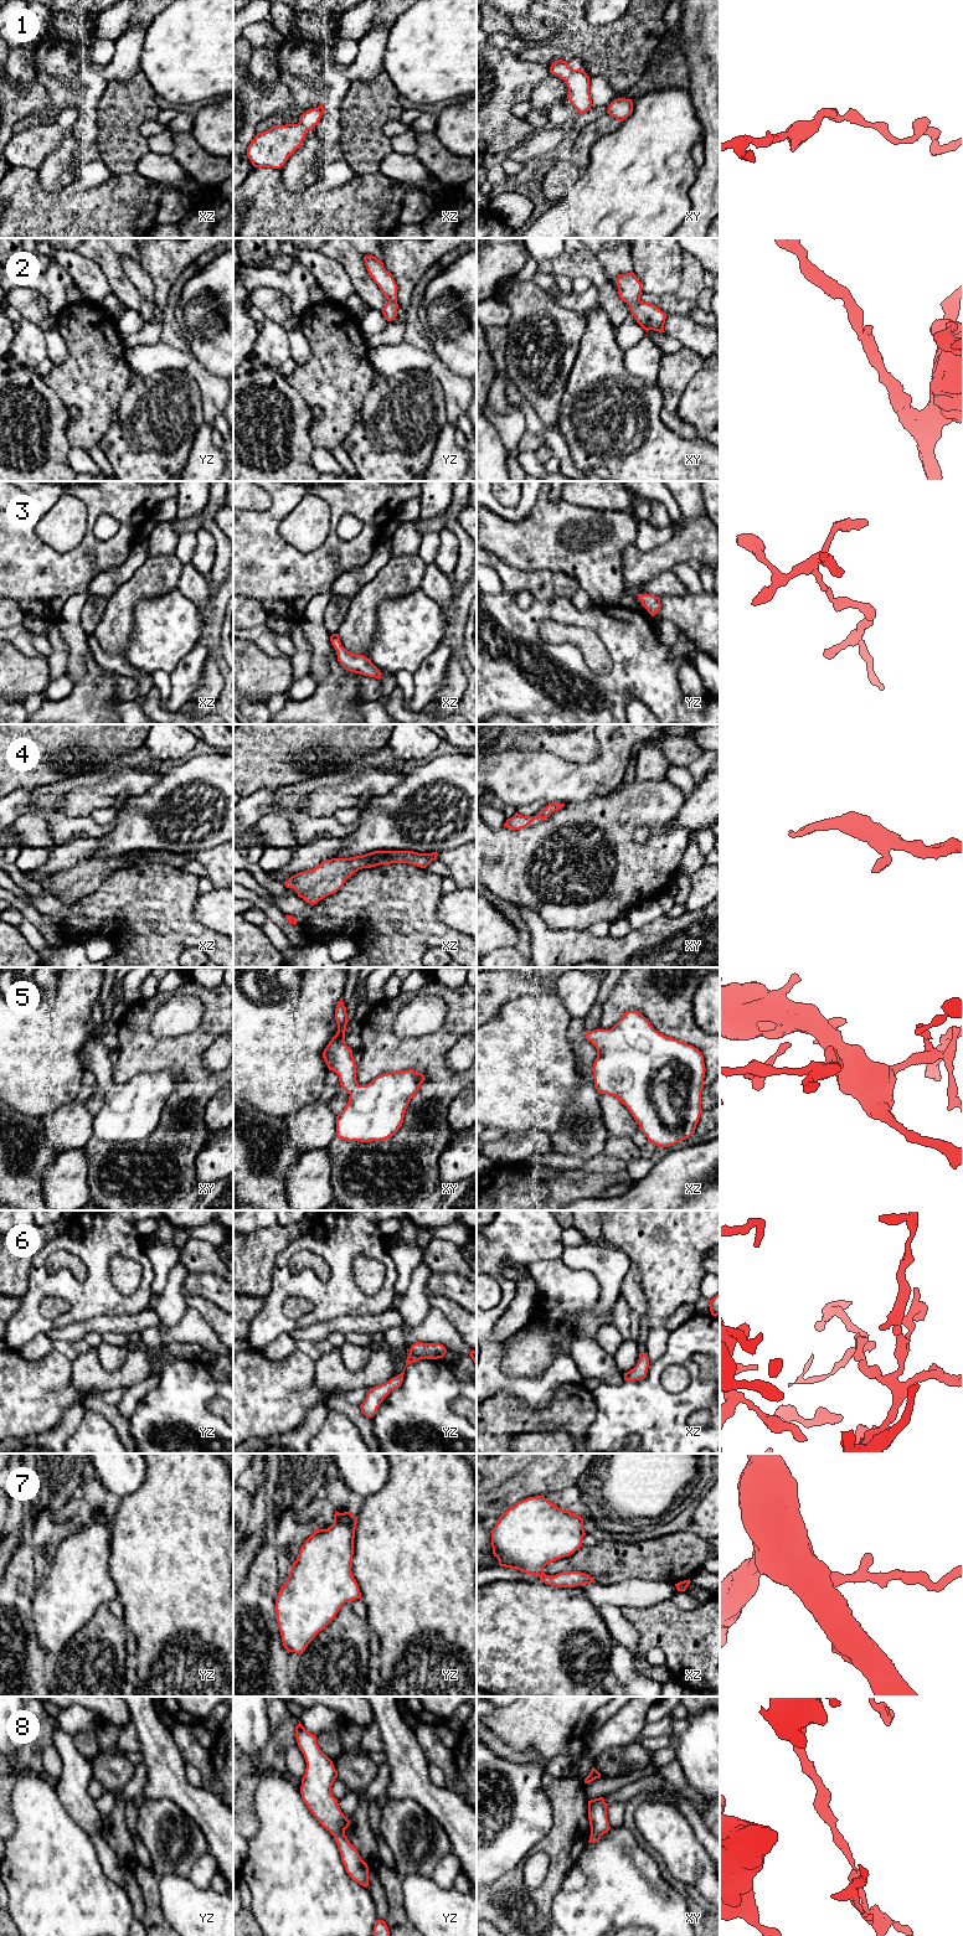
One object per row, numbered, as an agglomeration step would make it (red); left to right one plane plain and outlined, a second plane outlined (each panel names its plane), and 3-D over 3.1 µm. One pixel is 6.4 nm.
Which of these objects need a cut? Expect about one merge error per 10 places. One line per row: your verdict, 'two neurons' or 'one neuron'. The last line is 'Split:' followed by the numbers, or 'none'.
1: one neuron
2: one neuron
3: one neuron
4: one neuron
5: one neuron
6: one neuron
7: one neuron
8: one neuron
Split: none

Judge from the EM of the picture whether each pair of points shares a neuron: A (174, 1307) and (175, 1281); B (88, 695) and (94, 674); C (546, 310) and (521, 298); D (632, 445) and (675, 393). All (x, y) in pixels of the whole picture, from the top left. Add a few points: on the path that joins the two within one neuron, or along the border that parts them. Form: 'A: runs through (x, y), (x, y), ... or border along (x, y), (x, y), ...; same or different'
A: runs through (174, 1301), (174, 1287); same
B: runs through (93, 690), (94, 679); same
C: runs through (540, 310), (535, 310), (528, 303); same
D: border along (657, 382), (662, 395), (660, 421), (678, 434); different

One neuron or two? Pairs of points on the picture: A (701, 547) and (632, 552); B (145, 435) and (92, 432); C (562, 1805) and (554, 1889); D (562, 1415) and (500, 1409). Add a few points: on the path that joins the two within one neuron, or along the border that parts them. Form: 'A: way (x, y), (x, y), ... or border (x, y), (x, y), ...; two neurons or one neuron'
A: way (684, 547), (665, 557), (649, 557); one neuron
B: border (111, 422), (98, 443); two neurons
C: way (562, 1826), (562, 1857), (559, 1868); one neuron
D: way (547, 1416), (515, 1416); one neuron

